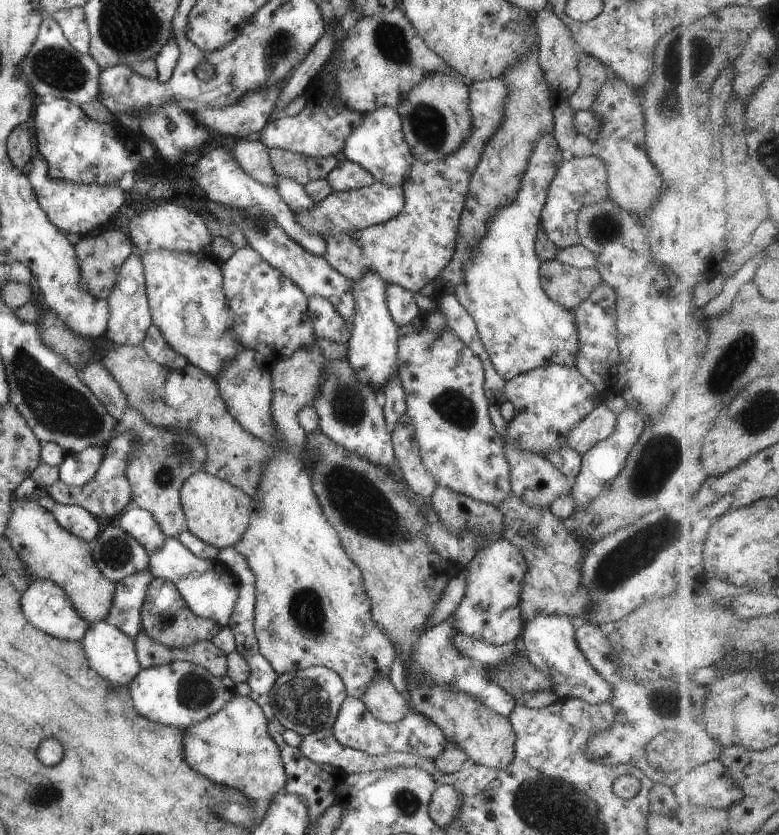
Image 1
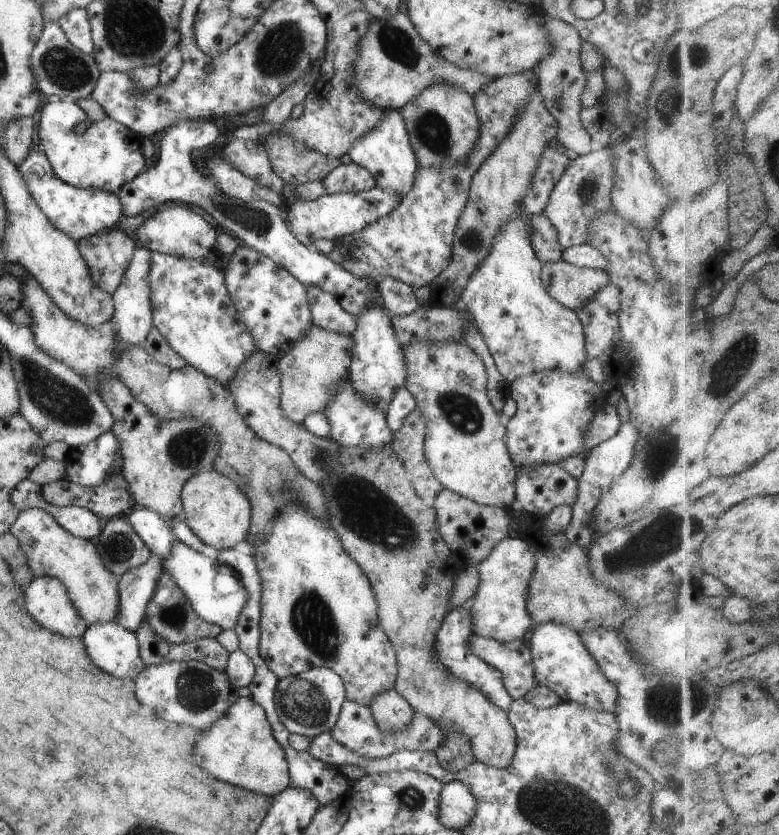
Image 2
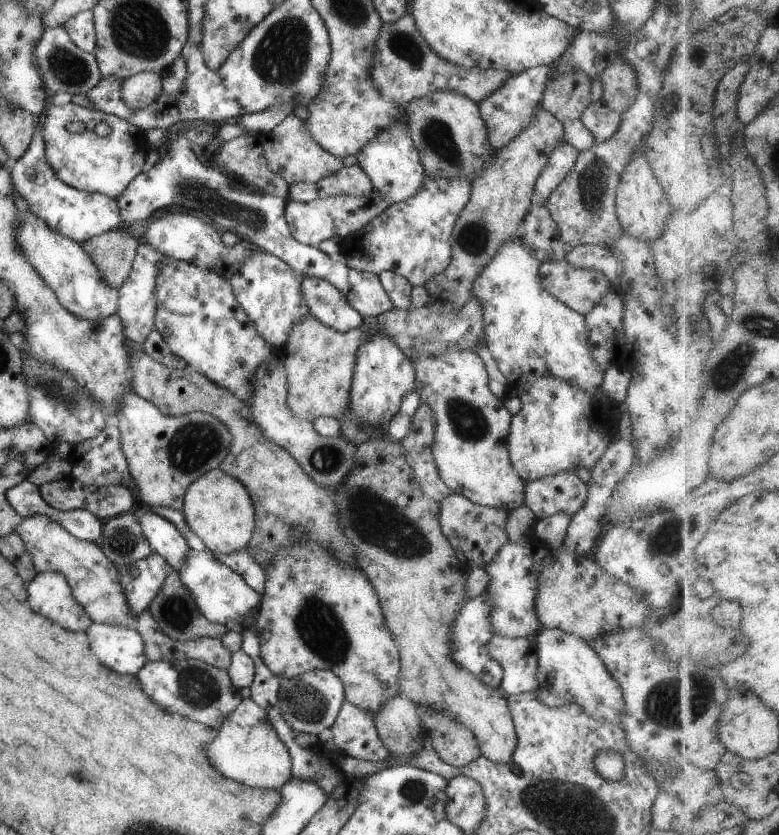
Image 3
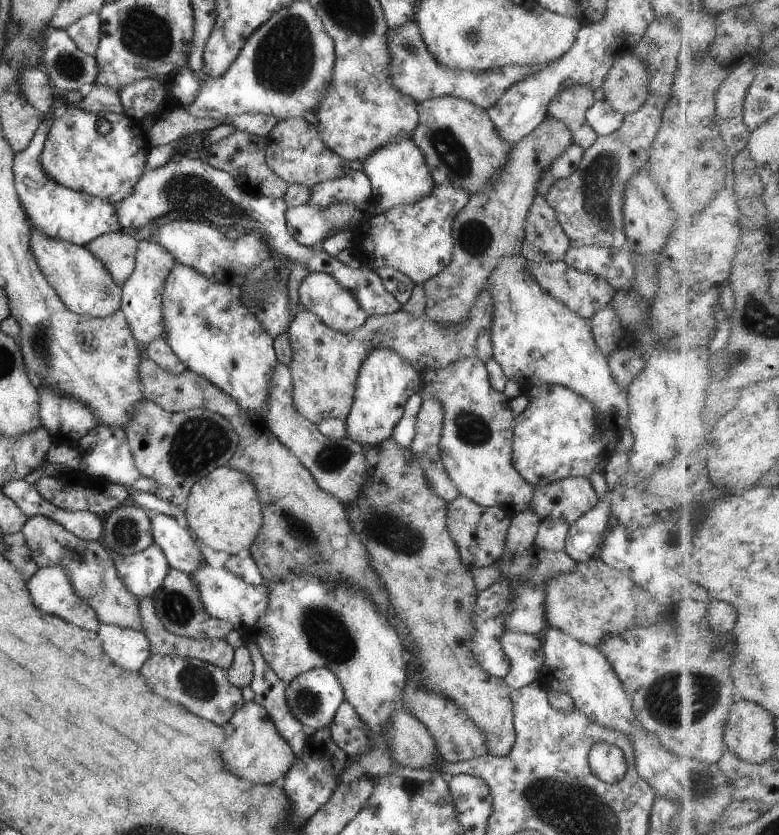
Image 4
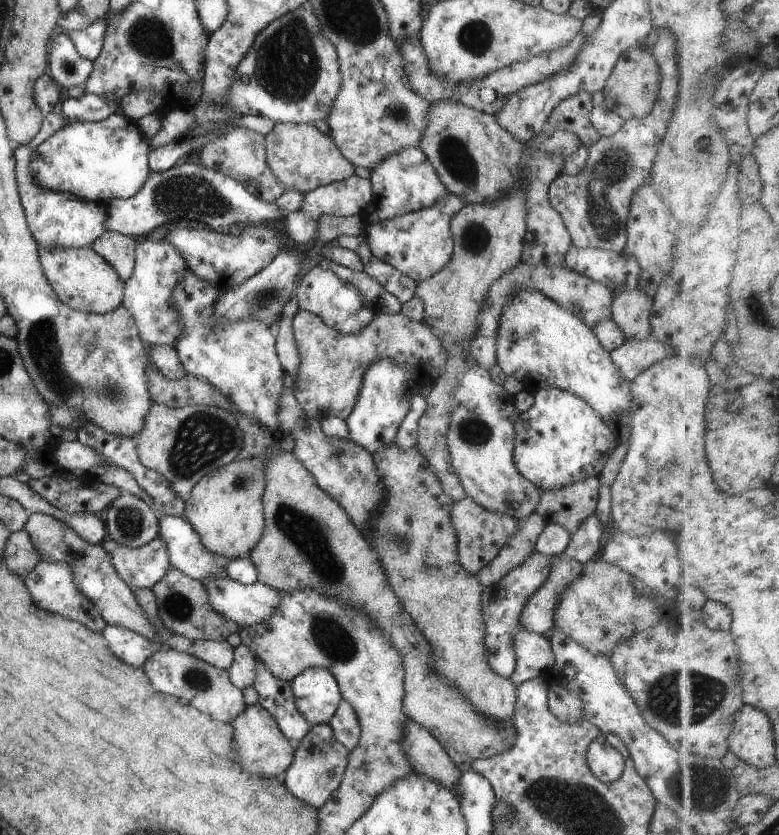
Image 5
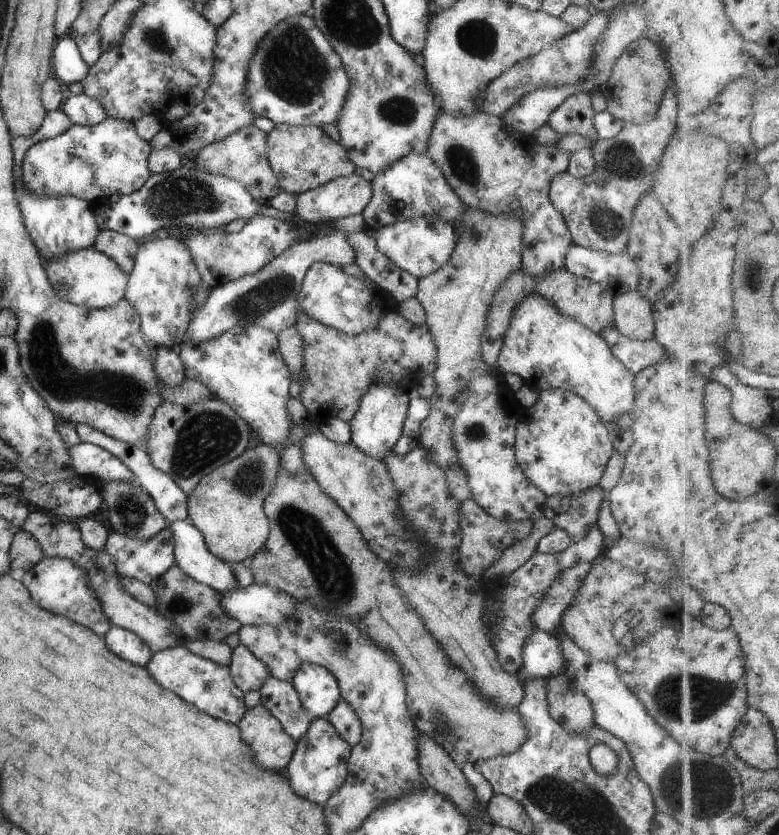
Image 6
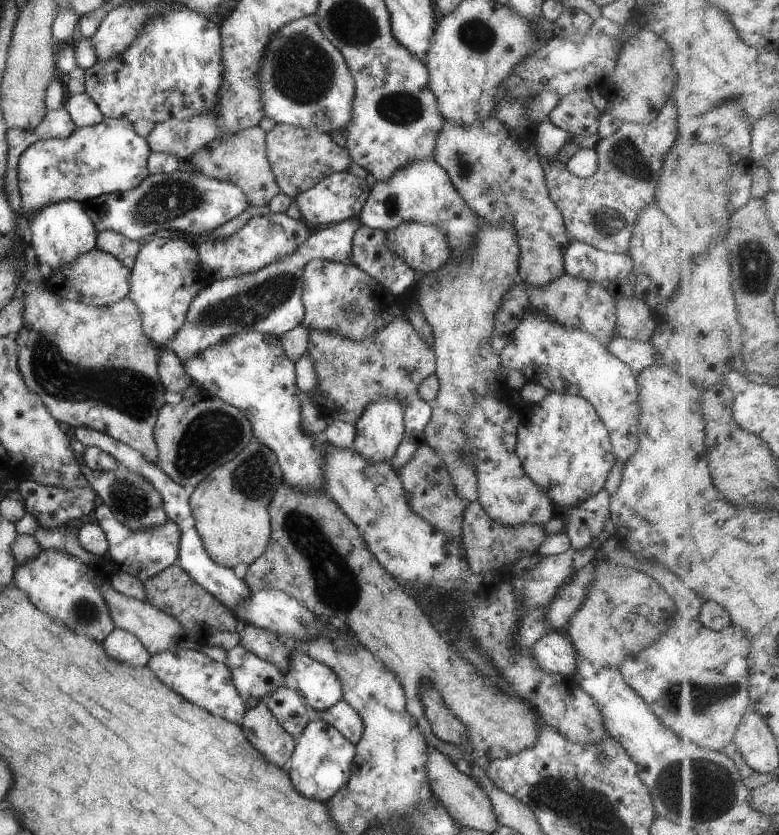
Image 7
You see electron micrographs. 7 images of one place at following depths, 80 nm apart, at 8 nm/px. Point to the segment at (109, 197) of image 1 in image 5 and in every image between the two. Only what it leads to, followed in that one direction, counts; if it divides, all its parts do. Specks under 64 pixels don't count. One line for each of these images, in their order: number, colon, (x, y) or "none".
2: (77, 212)
3: (78, 215)
4: (59, 212)
5: (55, 219)

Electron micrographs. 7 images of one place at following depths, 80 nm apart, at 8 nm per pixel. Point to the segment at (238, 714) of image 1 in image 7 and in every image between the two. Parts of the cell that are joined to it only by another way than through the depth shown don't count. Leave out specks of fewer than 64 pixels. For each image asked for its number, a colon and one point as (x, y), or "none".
2: (239, 748)
3: (246, 749)
4: (254, 751)
5: (262, 749)
6: (272, 747)
7: (272, 741)

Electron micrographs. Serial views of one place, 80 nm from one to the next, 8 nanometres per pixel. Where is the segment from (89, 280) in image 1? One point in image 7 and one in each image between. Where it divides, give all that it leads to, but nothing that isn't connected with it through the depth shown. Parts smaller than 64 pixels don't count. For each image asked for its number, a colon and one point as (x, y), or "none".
2: (107, 254)
3: (112, 253)
4: (115, 250)
5: (118, 250)
6: (121, 249)
7: (124, 250)

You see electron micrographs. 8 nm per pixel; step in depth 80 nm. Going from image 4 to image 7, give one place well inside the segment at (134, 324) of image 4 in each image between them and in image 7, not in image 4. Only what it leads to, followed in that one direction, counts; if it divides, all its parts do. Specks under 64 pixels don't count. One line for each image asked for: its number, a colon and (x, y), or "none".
5: (158, 266)
6: (163, 279)
7: (166, 274)

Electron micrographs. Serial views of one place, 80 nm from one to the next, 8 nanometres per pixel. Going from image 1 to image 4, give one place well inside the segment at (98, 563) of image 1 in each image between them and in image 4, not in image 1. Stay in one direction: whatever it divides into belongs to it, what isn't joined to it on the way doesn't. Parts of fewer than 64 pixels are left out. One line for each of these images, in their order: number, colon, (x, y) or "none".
2: (119, 548)
3: (121, 541)
4: (126, 531)

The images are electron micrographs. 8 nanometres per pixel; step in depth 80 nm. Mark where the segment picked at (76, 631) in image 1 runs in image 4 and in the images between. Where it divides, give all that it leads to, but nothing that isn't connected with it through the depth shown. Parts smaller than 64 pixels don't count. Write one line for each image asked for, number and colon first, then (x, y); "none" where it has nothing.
2: (46, 599)
3: (48, 593)
4: (50, 590)

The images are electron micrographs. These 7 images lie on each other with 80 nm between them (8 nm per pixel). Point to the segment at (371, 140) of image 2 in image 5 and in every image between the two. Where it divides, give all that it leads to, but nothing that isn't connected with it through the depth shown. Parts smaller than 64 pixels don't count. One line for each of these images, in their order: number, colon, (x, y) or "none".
3: (391, 163)
4: (397, 173)
5: (404, 181)

